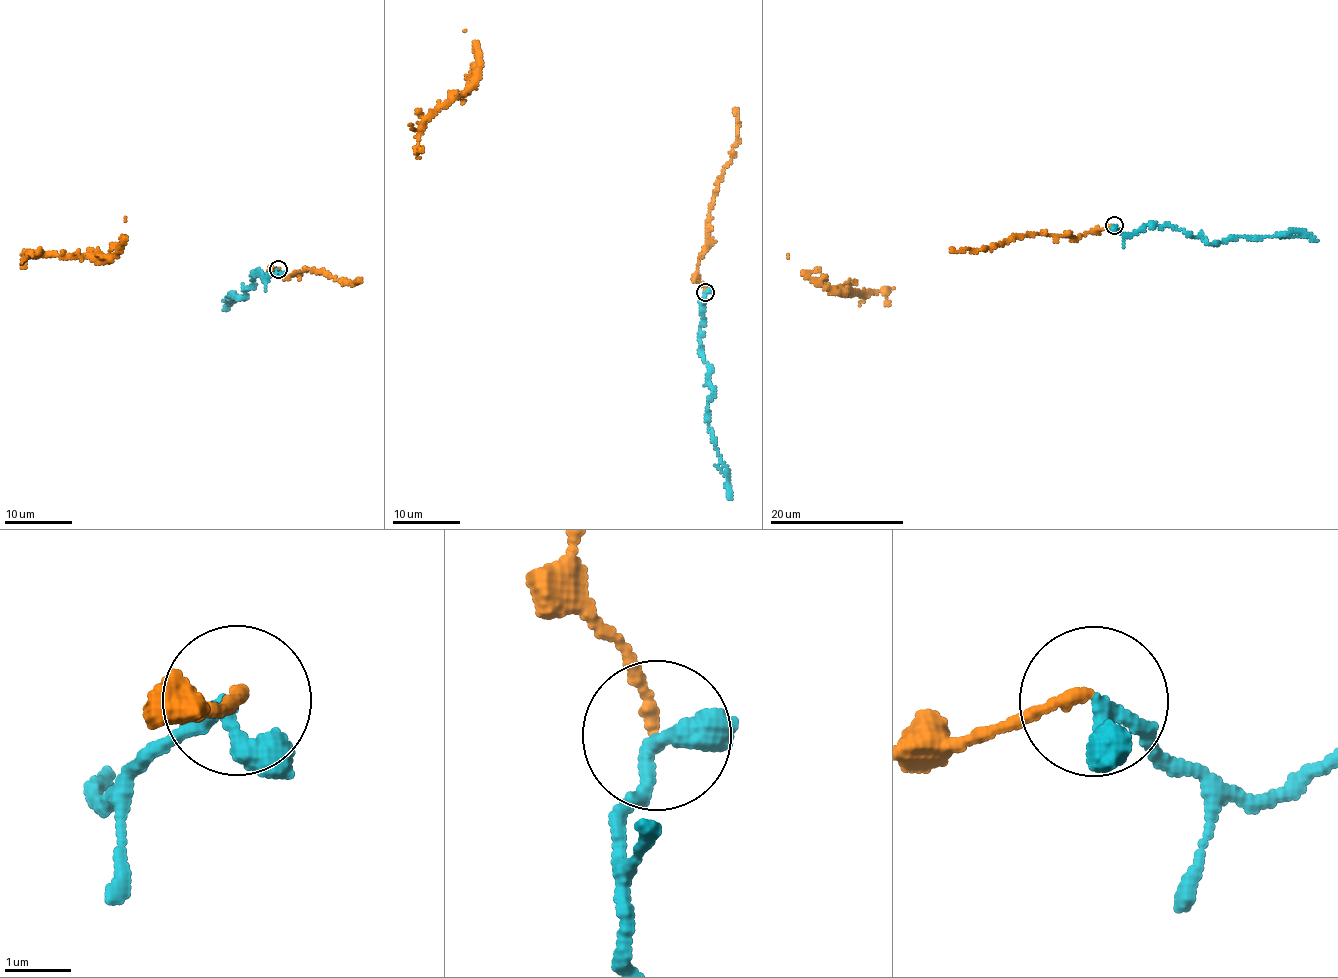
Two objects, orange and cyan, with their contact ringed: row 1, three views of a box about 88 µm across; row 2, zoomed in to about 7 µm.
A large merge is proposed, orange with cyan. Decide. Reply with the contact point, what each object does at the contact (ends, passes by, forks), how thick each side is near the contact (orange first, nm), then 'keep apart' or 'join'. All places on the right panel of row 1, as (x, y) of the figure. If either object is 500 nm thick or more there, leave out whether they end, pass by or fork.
place (1114, 225); orange ends; cyan passes by; calibres 180 and 240 nm; join

